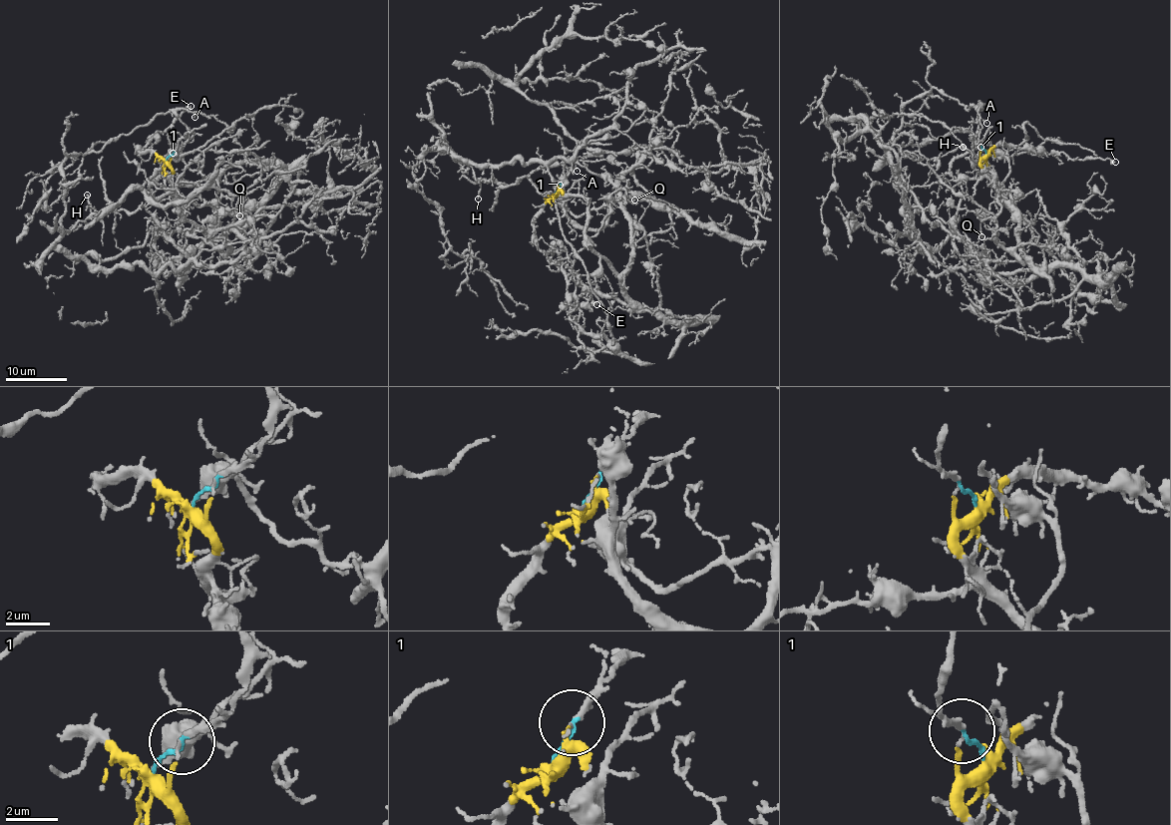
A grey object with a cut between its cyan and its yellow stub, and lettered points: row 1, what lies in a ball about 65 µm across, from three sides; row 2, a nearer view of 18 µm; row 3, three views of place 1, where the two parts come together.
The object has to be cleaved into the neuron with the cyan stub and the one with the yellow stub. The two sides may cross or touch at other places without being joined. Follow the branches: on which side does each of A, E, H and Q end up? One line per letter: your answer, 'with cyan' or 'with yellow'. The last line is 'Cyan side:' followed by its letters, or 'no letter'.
A: with cyan
E: with yellow
H: with cyan
Q: with yellow
Cyan side: A, H

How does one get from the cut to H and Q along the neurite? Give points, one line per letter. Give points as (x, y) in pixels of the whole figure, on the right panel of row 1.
H: (986, 153), (978, 101), (966, 110), (936, 87), (906, 104), (894, 140), (904, 153), (935, 159), (963, 146)
Q: (986, 155), (985, 167), (1014, 205), (1010, 206), (993, 201), (981, 219), (980, 236)

